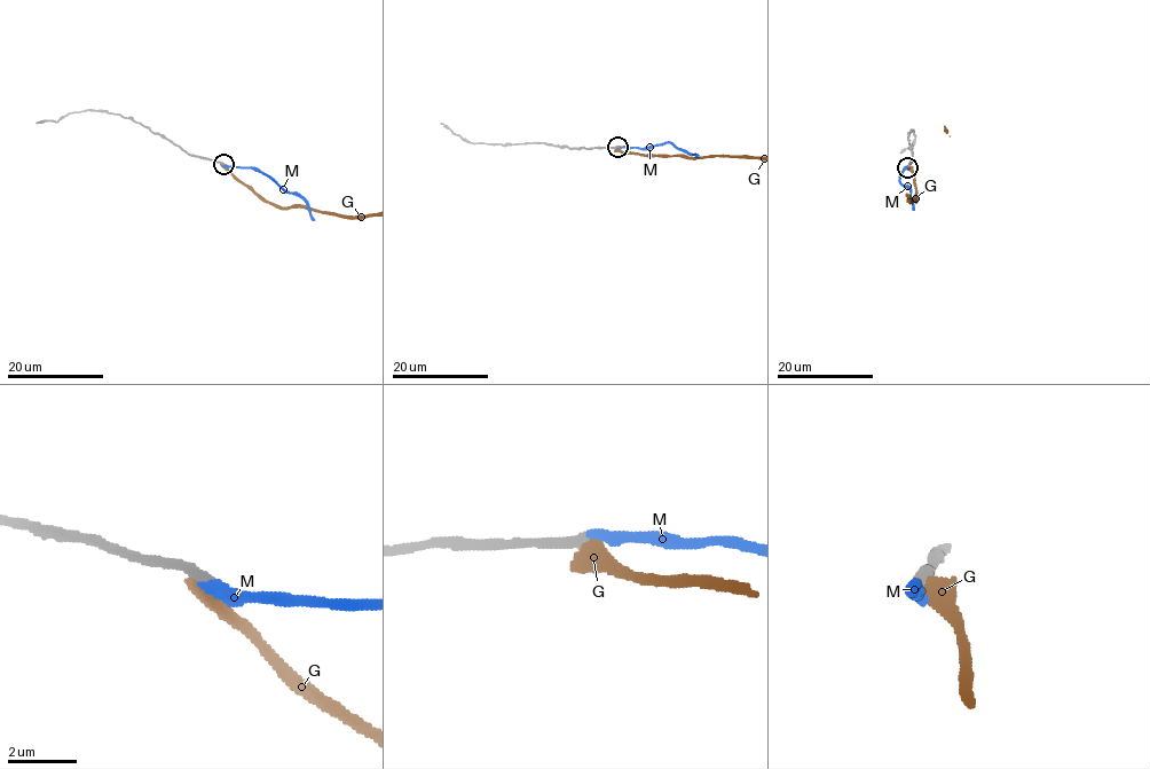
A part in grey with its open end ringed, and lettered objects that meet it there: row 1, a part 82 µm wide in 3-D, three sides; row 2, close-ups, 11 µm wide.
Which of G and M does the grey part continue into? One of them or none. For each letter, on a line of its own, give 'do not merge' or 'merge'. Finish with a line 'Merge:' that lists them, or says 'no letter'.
G: do not merge
M: merge
Merge: M

